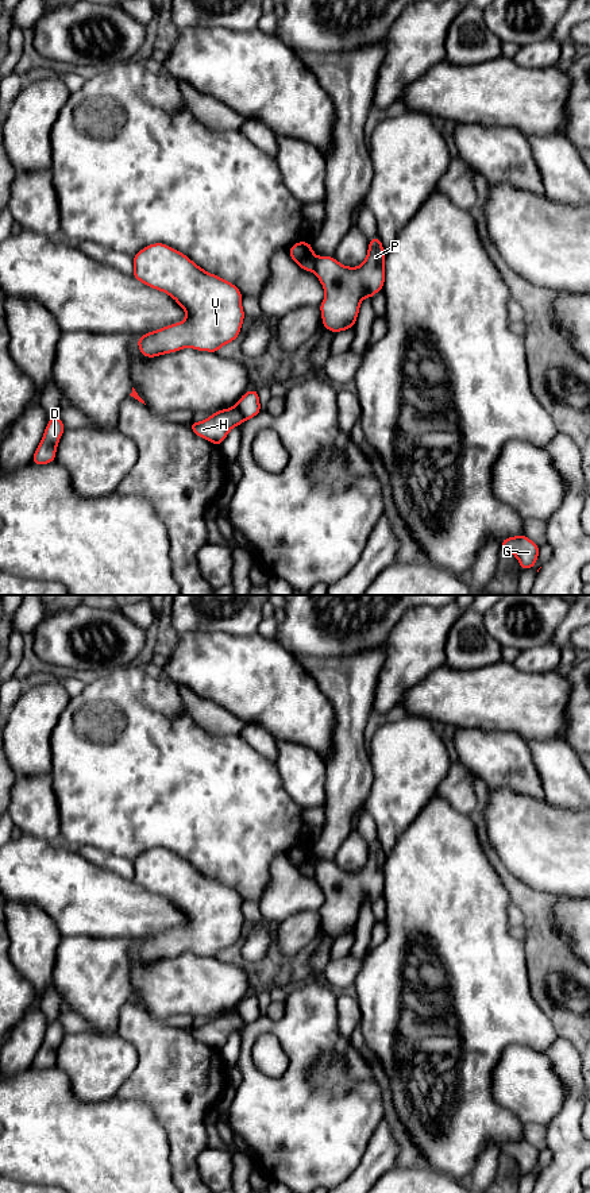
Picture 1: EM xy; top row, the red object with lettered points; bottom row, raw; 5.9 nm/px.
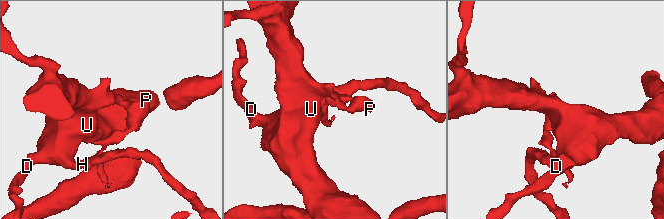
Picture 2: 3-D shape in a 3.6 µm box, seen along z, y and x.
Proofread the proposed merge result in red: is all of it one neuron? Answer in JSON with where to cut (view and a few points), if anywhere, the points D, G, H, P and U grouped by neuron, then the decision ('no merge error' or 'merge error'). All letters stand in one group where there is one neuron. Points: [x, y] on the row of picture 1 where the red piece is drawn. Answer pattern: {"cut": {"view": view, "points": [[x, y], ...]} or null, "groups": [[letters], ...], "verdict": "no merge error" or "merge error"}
{"cut": {"view": "xy", "points": [[315, 257], [315, 267], [312, 270]]}, "groups": [["D", "G", "H", "U"], ["P"]], "verdict": "merge error"}

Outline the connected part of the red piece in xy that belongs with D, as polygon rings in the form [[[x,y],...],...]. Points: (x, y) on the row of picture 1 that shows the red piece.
[[[58,414],[47,422],[43,439],[31,460],[32,464],[49,464],[55,460],[55,449],[65,429]]]

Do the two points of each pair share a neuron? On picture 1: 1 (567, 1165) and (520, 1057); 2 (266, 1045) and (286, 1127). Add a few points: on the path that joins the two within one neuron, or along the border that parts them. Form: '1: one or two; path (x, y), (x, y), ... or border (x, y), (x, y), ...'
1: two; border (569, 1096), (559, 1112), (546, 1126)
2: two; border (251, 1056), (273, 1077), (289, 1065)

